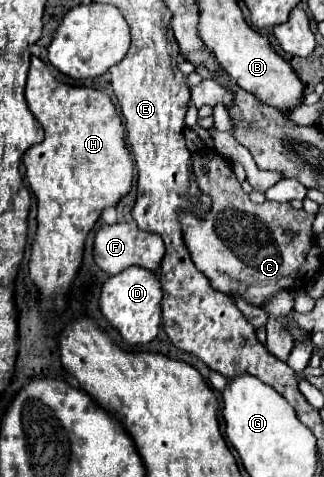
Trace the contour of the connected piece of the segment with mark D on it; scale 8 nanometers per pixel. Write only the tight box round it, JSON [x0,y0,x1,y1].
[99,266,163,346]

